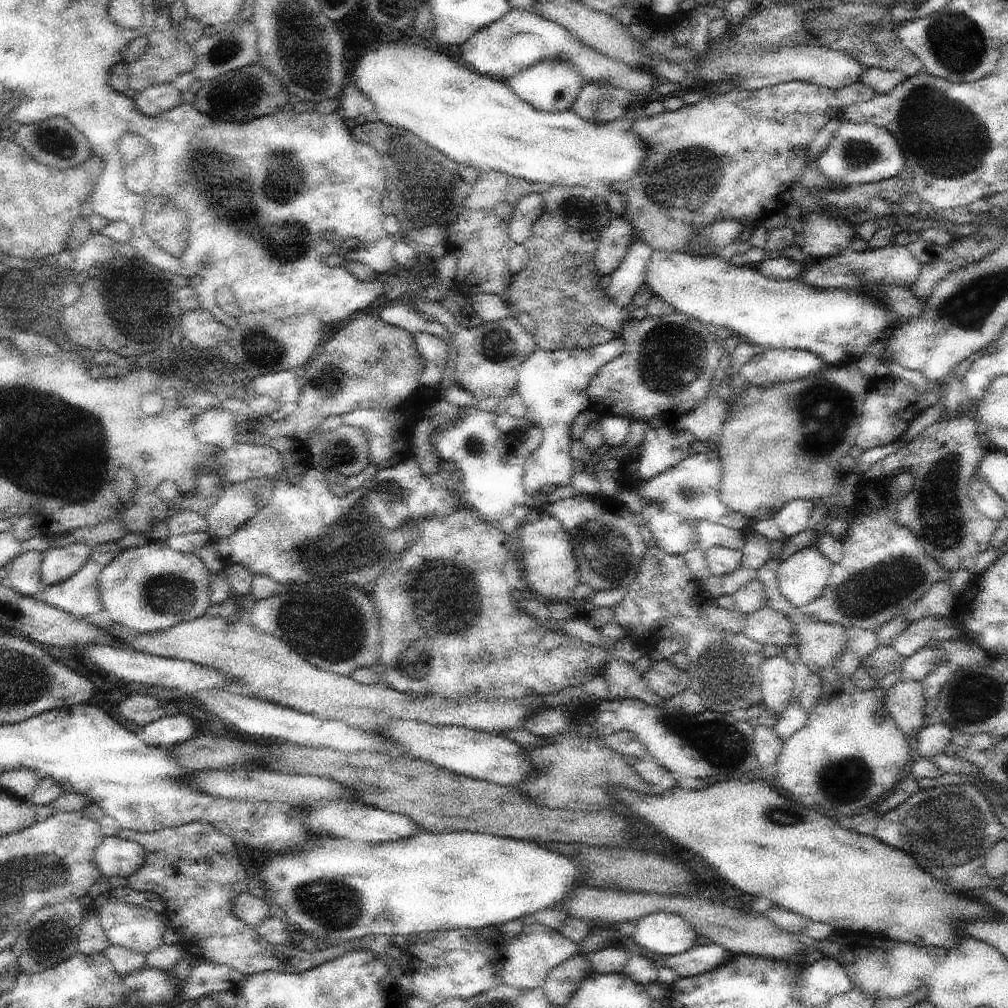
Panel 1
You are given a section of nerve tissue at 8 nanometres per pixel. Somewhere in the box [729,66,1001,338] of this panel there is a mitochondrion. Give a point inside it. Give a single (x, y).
(949, 141)

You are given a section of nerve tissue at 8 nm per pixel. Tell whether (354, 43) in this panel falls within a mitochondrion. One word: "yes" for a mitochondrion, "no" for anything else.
no

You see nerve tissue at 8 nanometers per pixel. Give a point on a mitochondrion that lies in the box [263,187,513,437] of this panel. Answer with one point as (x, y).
(330, 382)

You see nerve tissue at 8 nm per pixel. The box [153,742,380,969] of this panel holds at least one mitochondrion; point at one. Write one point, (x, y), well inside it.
(334, 906)

